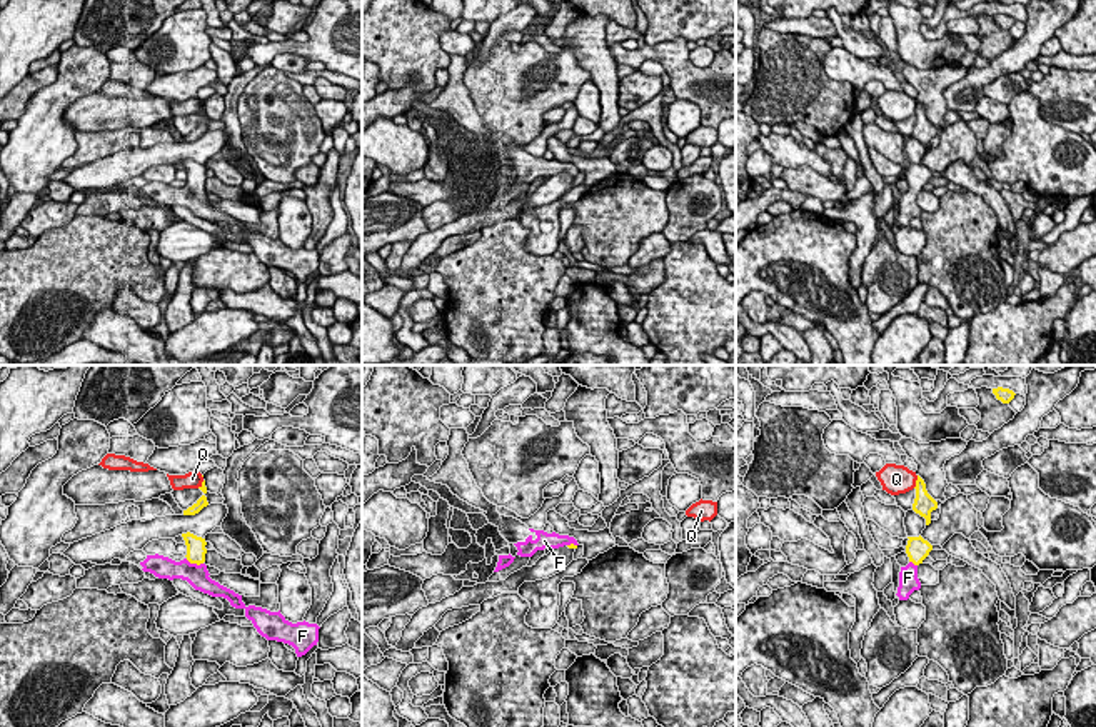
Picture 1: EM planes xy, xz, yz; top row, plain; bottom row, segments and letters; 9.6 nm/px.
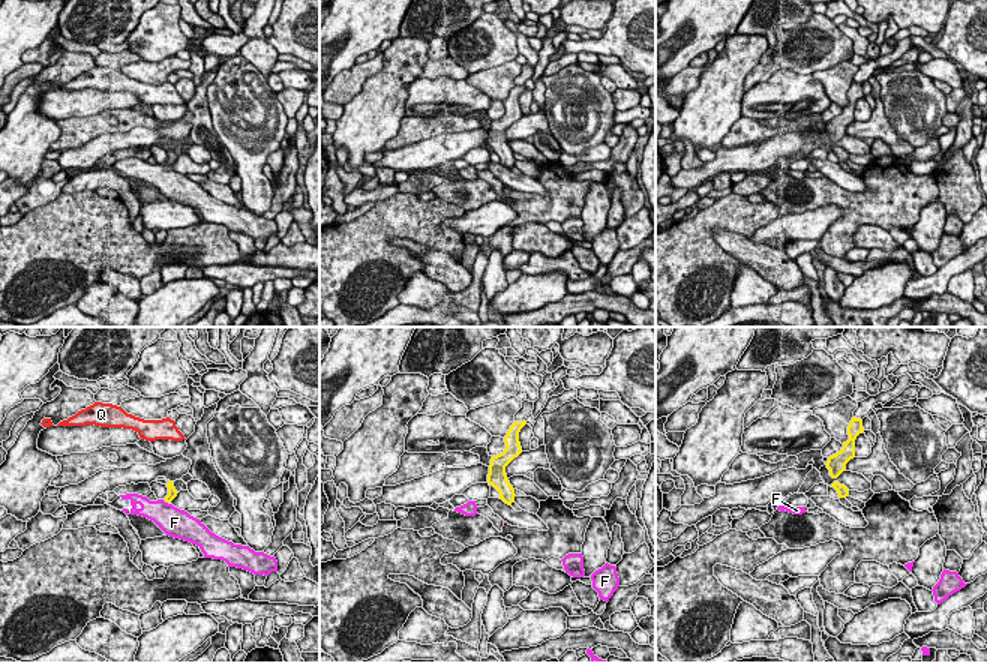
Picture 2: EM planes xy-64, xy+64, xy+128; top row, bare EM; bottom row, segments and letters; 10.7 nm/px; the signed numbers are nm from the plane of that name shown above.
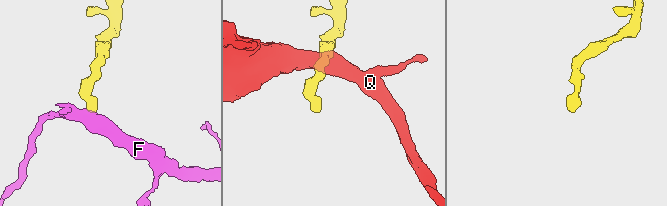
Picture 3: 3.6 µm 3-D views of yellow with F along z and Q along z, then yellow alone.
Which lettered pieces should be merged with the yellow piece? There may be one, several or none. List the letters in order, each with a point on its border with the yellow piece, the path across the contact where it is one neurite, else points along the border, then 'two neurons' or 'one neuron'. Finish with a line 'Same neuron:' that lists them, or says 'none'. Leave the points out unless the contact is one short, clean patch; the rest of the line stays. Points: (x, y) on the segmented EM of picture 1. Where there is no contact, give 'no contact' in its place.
F: contact xy (194, 562); way xy (196, 546), (194, 562), (197, 576); one neuron
Q: contact yz (916, 482); border yz (918, 476), (913, 487); two neurons
Same neuron: F

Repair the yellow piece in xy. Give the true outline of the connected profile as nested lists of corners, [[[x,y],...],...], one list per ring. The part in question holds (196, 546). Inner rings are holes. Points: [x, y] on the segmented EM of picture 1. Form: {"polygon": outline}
{"polygon": [[[190,532],[182,534],[187,555],[184,560],[175,562],[163,555],[147,555],[140,565],[143,572],[150,572],[158,579],[182,579],[187,580],[195,590],[209,594],[212,597],[224,597],[230,602],[235,609],[244,609],[245,617],[254,624],[257,632],[265,637],[267,640],[277,640],[289,644],[295,649],[297,657],[305,655],[314,645],[319,642],[319,625],[309,622],[289,622],[280,610],[270,612],[262,607],[245,605],[242,602],[242,595],[235,594],[234,590],[220,585],[219,582],[212,580],[207,570],[205,554],[207,554],[207,542],[202,537],[197,537]]]}

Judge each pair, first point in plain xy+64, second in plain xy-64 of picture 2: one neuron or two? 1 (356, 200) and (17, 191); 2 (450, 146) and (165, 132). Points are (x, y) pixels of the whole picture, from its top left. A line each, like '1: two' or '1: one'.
1: two
2: one

